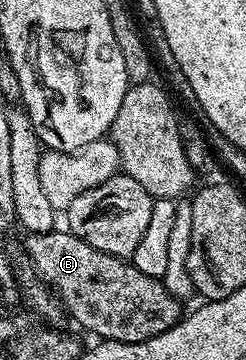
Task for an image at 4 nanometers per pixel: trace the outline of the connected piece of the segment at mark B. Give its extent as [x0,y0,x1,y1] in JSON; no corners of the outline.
[25,229,182,343]

